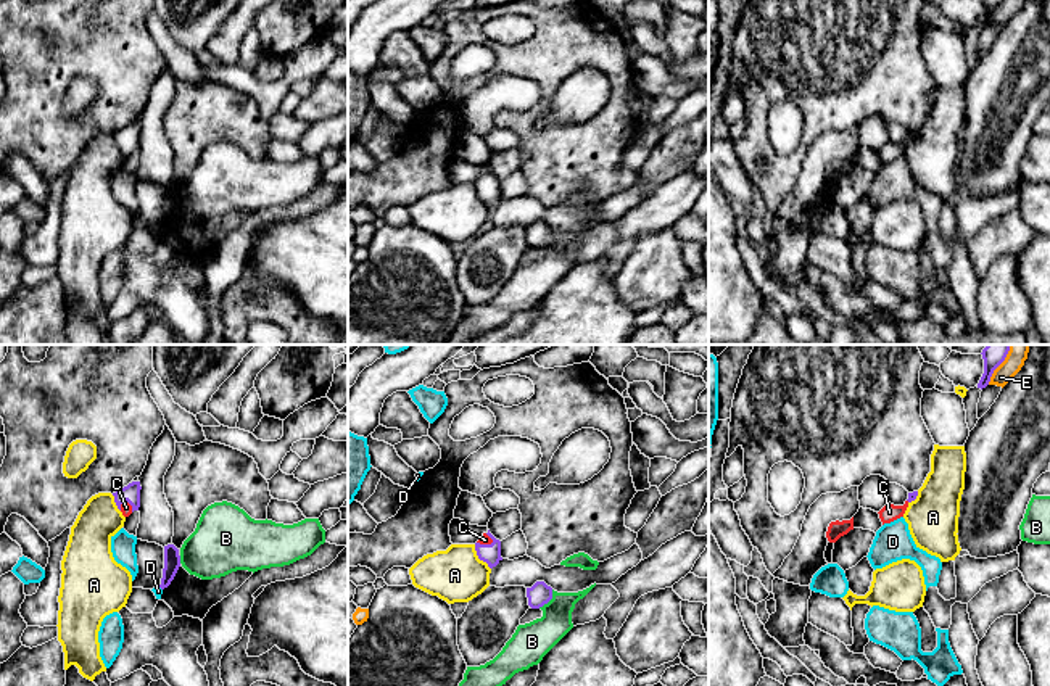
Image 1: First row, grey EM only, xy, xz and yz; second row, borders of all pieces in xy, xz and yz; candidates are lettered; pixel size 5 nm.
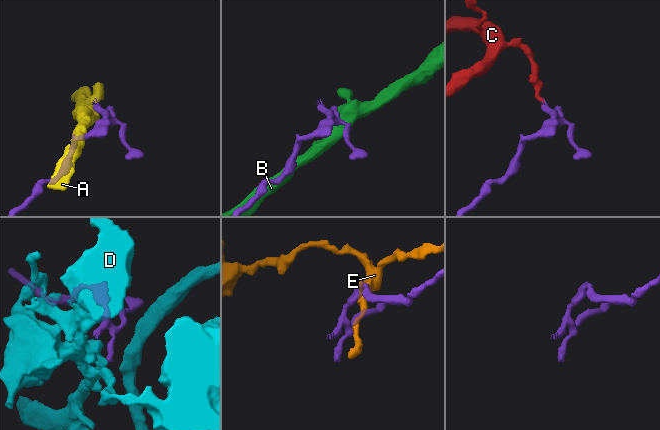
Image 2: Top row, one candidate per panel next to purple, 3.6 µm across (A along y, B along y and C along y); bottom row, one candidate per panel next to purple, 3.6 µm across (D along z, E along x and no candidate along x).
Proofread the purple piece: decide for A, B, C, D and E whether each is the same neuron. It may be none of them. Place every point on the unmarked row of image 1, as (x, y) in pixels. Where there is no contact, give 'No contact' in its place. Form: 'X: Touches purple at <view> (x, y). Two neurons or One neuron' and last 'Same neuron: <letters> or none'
A: Touches purple at xz (479, 197). Two neurons
B: Touches purple at xz (548, 240). Two neurons
C: Touches purple at xz (485, 184). One neuron
D: No contact. Two neurons
E: Touches purple at yz (992, 12). Two neurons
Same neuron: C

